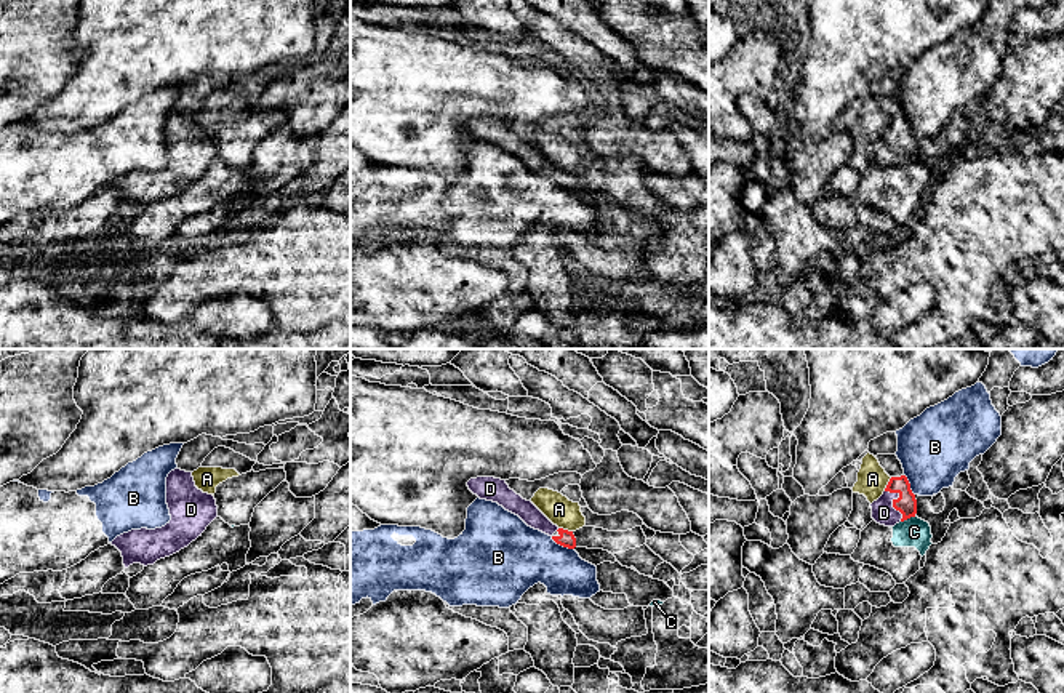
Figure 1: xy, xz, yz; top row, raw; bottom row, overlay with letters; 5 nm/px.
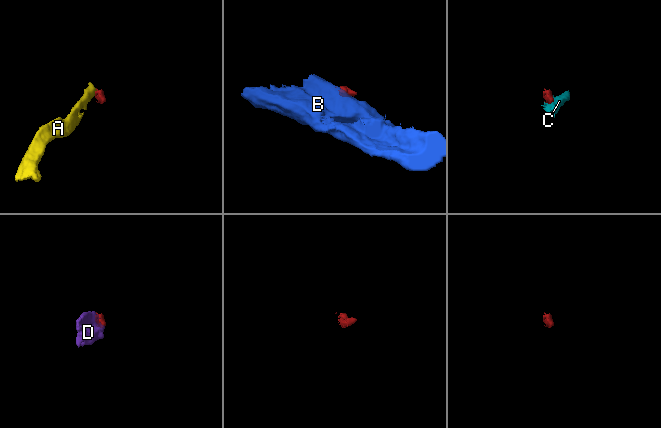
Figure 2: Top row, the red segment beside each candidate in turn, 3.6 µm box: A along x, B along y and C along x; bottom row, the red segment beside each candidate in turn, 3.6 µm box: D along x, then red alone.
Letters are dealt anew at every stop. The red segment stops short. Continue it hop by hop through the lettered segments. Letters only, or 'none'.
D

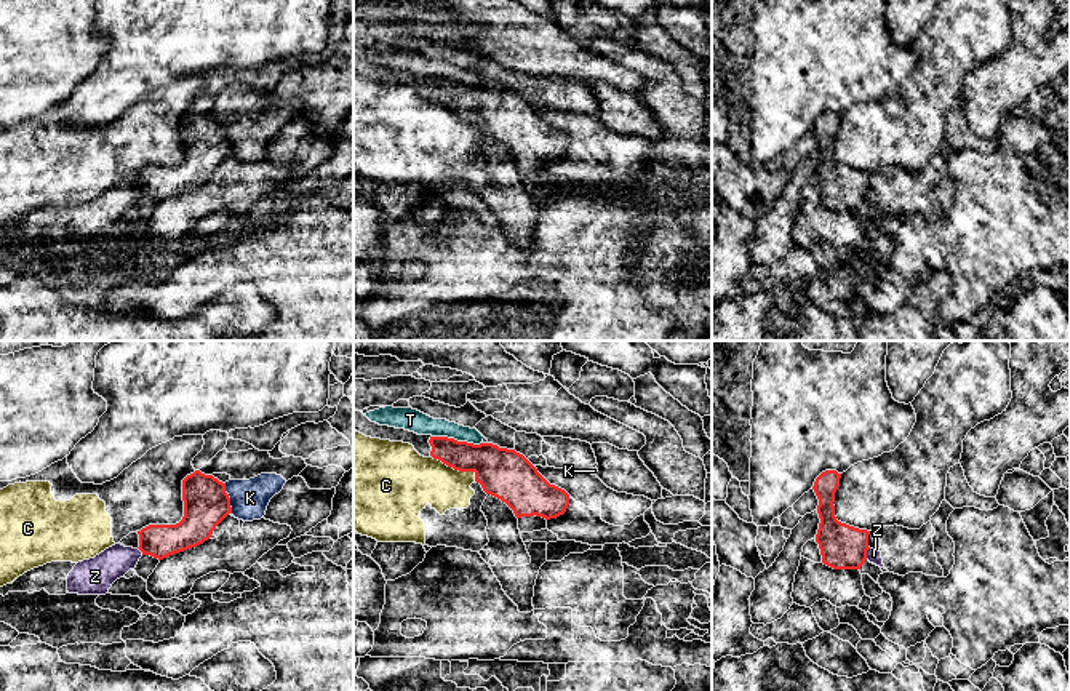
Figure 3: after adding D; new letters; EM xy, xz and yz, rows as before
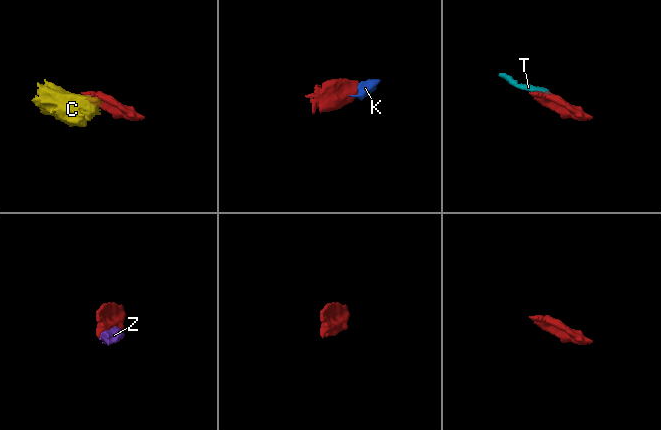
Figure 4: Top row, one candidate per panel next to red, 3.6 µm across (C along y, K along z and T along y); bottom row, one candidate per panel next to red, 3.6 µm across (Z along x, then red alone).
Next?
none

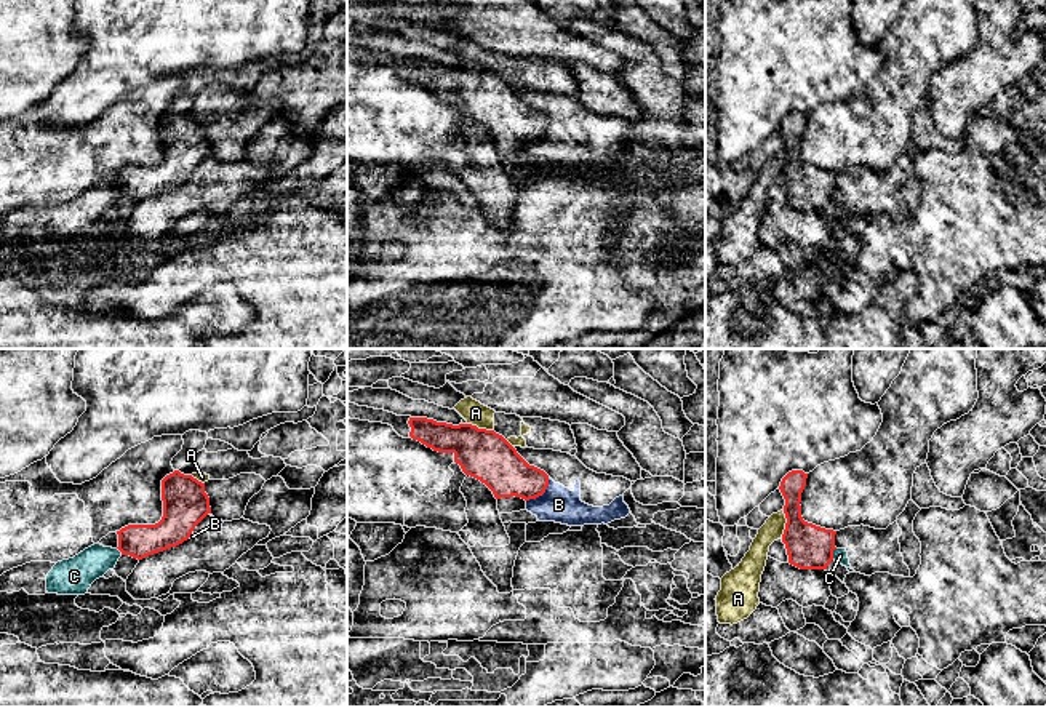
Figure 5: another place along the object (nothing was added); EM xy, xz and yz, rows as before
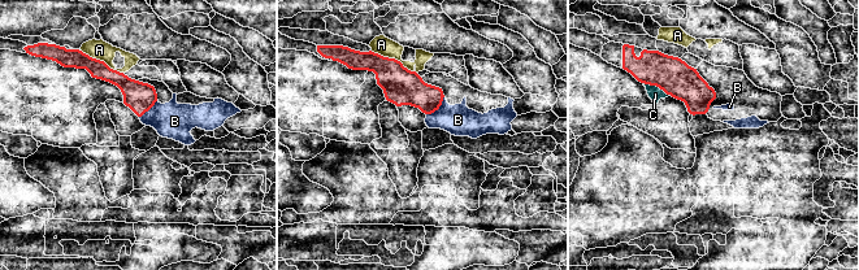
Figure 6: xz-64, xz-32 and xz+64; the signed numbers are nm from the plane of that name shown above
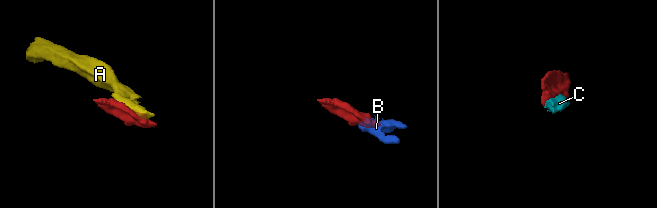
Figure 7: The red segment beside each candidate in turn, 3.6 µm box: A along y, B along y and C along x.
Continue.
none

